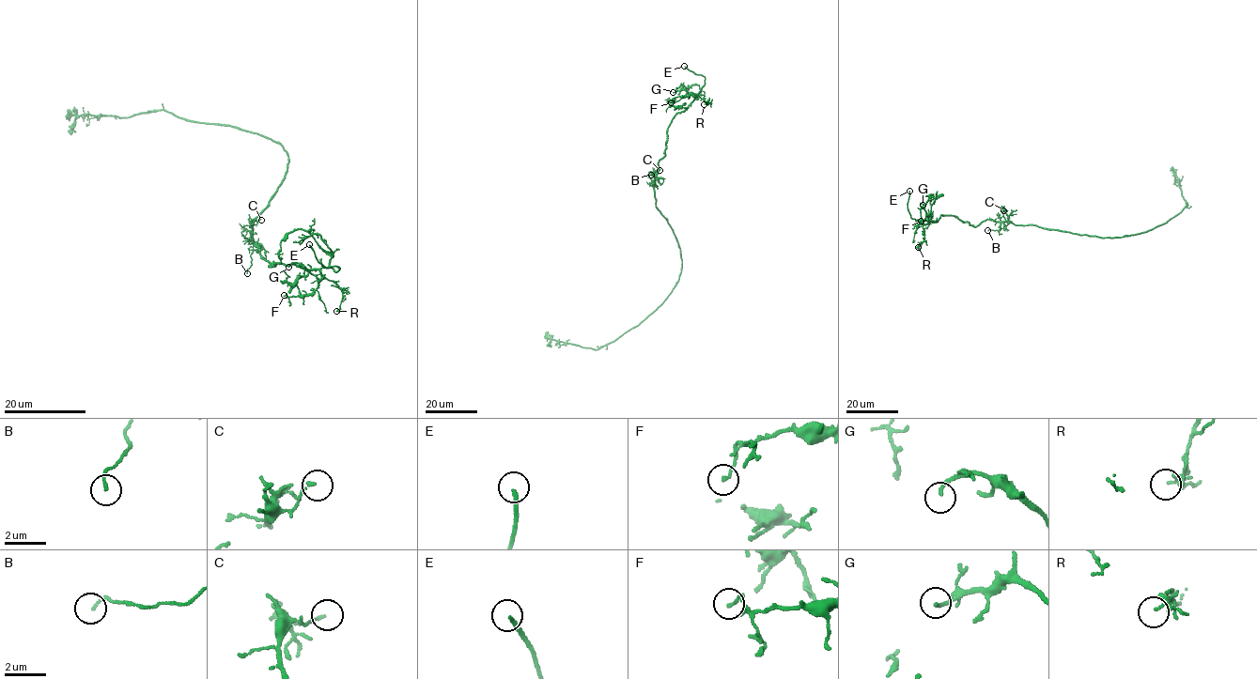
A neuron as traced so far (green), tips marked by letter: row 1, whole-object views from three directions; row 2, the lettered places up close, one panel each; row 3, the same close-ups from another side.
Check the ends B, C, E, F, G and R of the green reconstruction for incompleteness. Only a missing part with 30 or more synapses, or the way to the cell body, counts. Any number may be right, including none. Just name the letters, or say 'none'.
E

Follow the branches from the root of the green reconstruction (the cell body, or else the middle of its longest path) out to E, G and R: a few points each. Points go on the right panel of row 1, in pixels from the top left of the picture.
E: (1061, 231), (989, 220), (972, 225), (947, 215), (941, 215), (936, 222), (916, 222), (907, 208), (909, 191)
G: (1061, 231), (989, 220), (972, 225), (947, 215), (923, 224), (920, 221), (923, 205)
R: (1061, 231), (989, 220), (972, 225), (954, 216), (942, 215), (935, 222), (923, 225), (924, 239), (918, 247)

